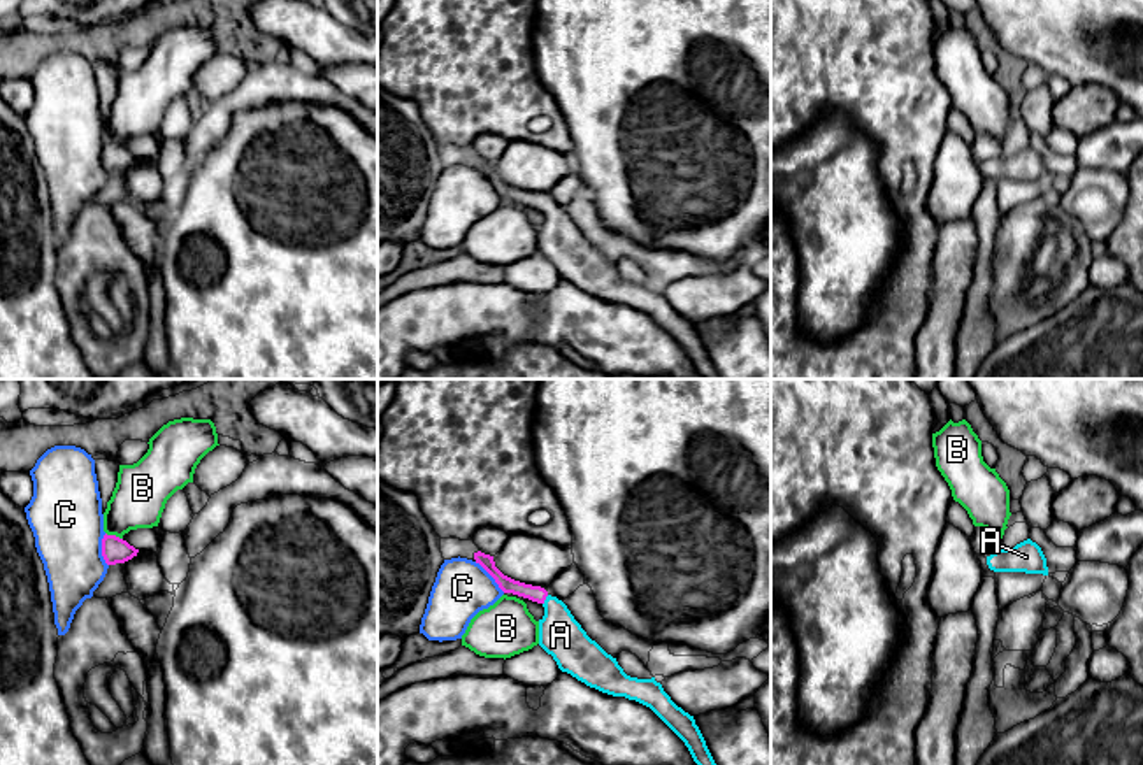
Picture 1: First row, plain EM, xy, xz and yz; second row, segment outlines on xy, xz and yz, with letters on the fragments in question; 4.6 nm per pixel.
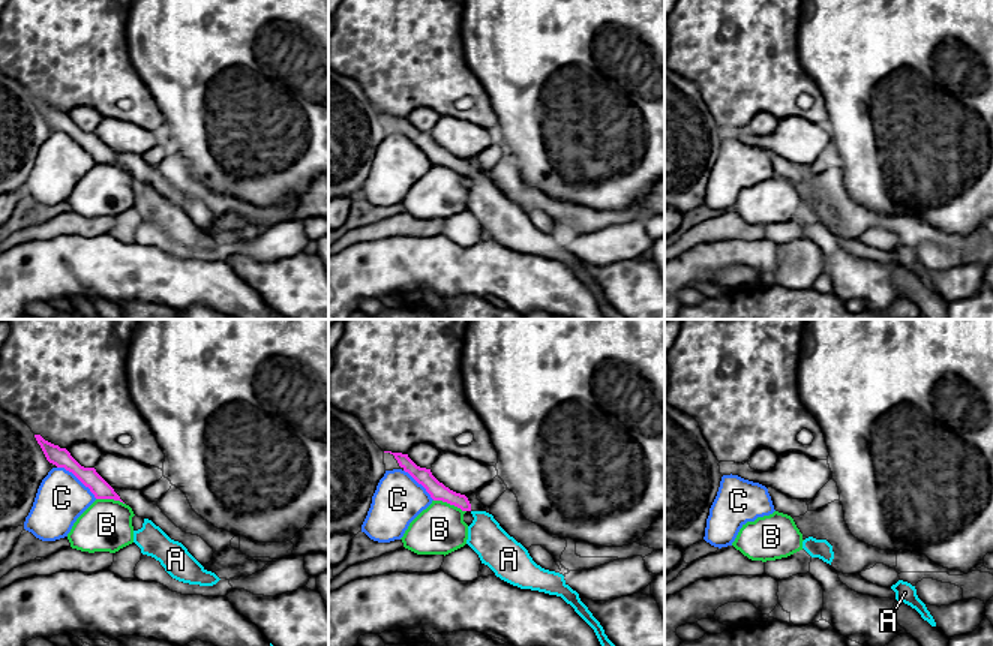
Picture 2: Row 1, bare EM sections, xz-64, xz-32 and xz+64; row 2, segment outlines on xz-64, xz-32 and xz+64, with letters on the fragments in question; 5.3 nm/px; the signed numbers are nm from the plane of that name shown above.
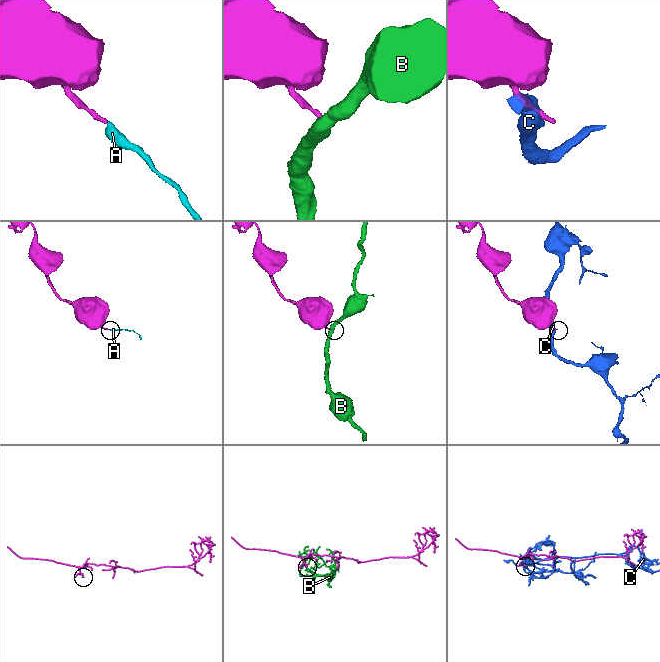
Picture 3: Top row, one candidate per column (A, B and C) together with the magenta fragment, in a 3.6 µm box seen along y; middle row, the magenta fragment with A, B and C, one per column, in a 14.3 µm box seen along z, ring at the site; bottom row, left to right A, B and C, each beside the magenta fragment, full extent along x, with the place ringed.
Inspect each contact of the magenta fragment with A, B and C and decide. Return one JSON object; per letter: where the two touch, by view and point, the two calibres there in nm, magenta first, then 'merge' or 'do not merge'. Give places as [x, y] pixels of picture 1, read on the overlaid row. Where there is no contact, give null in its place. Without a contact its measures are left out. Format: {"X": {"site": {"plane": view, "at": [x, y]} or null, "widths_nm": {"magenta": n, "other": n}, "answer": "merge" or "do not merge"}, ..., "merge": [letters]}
{"A": {"site": {"plane": "xz", "at": [545, 599]}, "widths_nm": {"magenta": 80, "other": 200}, "answer": "merge"}, "B": {"site": {"plane": "xy", "at": [115, 536]}, "widths_nm": {"magenta": 120, "other": 240}, "answer": "do not merge"}, "C": {"site": {"plane": "xz", "at": [490, 574]}, "widths_nm": {"magenta": 80, "other": 260}, "answer": "do not merge"}, "merge": ["A"]}

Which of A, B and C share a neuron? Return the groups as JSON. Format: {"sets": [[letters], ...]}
{"sets": [["A"], ["B"], ["C"]]}

